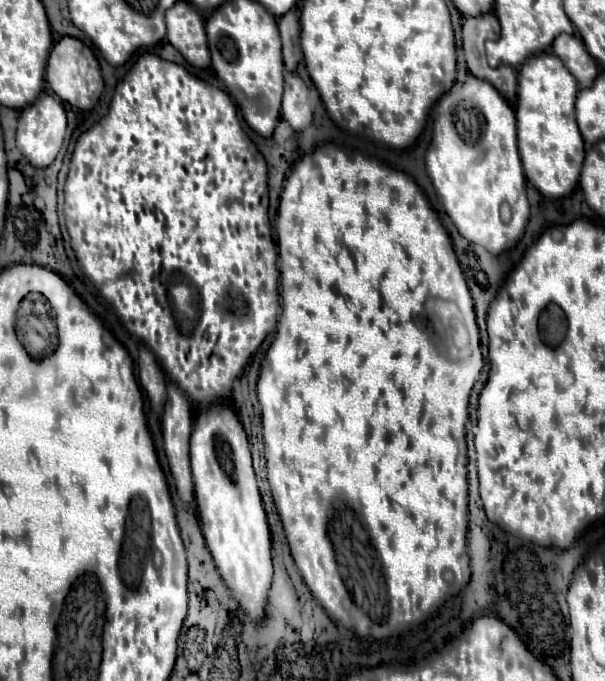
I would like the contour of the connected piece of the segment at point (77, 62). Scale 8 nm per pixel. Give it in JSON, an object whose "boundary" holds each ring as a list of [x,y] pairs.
{"boundary":[[[63,37],[59,43],[55,43],[49,63],[47,63],[47,83],[53,89],[53,93],[61,97],[61,101],[83,111],[93,109],[103,93],[101,69],[93,51],[85,43],[73,37]]]}

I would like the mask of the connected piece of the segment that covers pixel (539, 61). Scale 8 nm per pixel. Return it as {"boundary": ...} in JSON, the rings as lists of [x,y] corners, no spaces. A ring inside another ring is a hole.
{"boundary":[[[551,53],[529,57],[519,67],[517,95],[517,141],[527,181],[551,199],[567,197],[578,186],[585,143],[575,121],[577,81],[569,69]]]}

